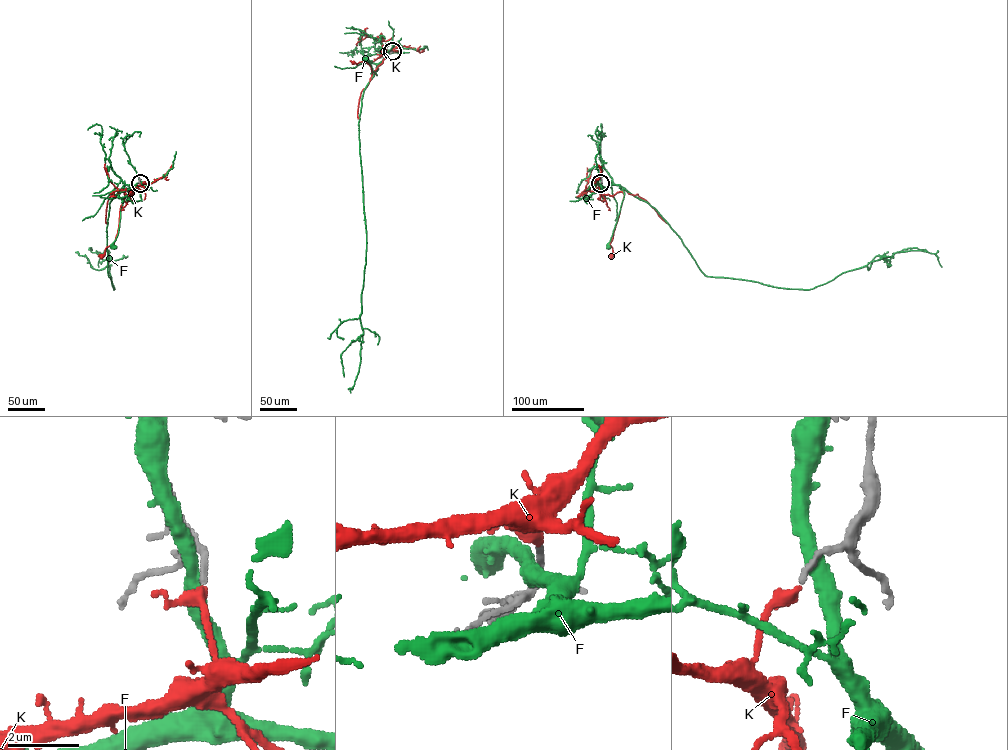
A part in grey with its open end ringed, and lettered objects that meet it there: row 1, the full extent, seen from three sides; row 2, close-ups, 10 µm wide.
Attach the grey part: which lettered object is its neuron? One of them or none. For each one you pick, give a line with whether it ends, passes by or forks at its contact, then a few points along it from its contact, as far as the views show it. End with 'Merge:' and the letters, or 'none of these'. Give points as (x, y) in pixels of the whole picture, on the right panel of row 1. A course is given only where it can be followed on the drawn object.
K: it passes by | via (600, 183), (601, 193), (614, 195), (620, 191), (624, 195), (610, 244), (611, 257)
Merge: K

